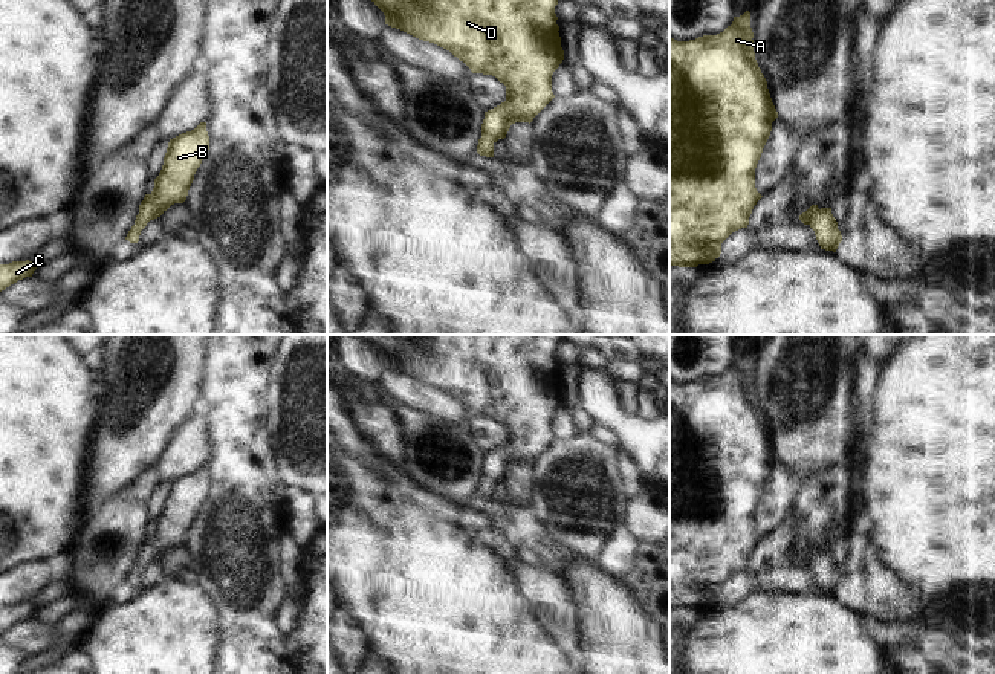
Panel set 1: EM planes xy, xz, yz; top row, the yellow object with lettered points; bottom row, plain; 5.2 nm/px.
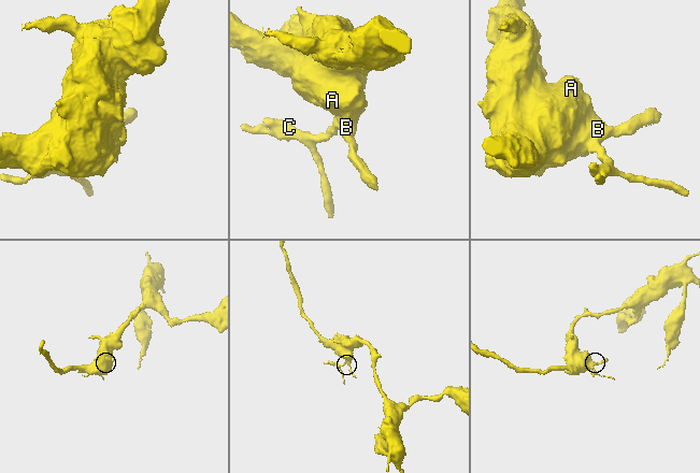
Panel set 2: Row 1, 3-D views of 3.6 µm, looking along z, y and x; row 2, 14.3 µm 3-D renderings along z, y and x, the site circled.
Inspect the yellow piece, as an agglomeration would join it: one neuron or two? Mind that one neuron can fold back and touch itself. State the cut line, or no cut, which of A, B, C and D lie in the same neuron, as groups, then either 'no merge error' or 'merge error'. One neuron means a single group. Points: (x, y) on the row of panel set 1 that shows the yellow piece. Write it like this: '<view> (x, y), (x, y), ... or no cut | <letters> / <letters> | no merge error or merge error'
no cut | A B C D | no merge error

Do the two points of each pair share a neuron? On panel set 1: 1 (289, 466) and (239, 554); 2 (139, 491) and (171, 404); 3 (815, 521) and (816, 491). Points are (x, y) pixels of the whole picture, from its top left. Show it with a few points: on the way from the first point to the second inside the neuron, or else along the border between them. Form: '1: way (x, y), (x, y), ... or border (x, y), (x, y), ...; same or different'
1: border (269, 447), (274, 456), (275, 473), (288, 489); different
2: border (150, 466), (121, 491); different
3: way (816, 514), (816, 499); same

